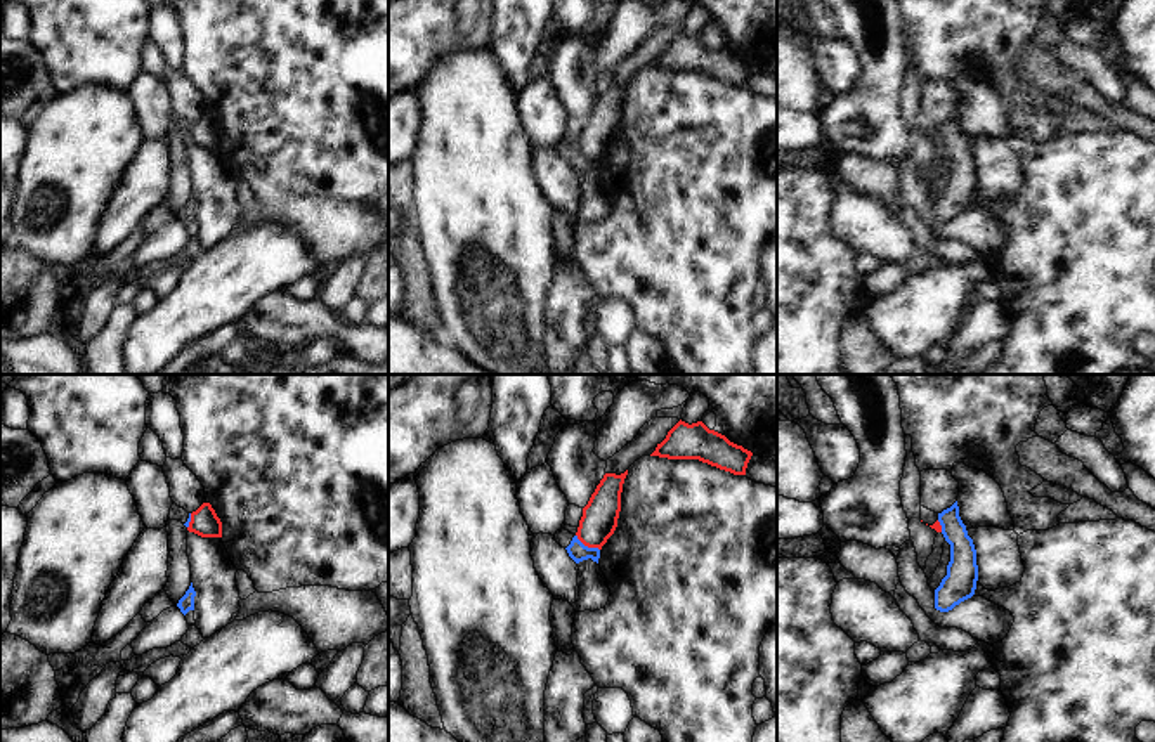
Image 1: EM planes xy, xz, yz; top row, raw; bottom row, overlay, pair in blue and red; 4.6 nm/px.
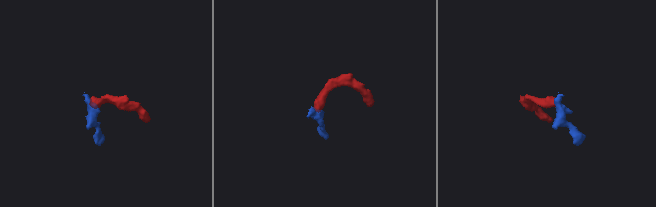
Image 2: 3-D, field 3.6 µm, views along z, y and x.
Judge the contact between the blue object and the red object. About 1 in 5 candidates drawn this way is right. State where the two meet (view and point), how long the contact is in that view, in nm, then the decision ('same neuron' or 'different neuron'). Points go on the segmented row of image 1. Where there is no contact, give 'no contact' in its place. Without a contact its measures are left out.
xz (587, 546) | 130 nm | different neuron

